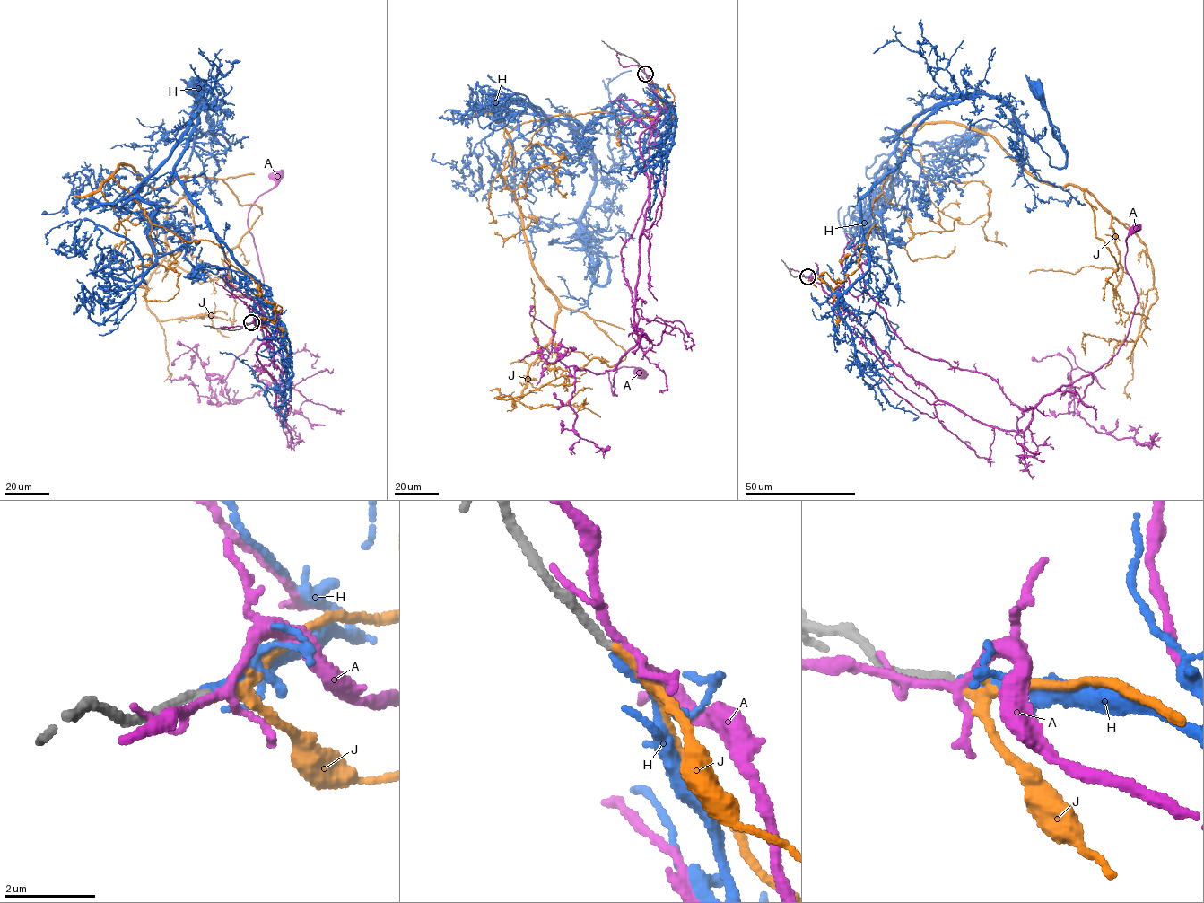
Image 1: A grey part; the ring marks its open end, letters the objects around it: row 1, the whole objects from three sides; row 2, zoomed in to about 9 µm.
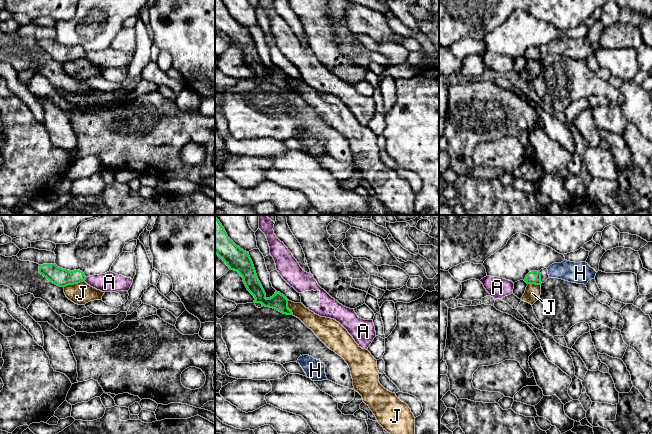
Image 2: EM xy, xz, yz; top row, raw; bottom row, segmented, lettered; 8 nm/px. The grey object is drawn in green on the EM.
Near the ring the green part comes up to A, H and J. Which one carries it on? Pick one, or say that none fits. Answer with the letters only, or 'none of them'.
H

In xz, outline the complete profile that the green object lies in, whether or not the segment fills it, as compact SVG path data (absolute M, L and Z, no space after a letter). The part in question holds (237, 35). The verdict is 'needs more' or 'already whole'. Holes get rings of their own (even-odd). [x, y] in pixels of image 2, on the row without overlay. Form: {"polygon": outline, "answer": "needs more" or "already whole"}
{"polygon": "M215 0L215 30L229 43L237 47L243 54L247 66L254 72L254 79L273 84L283 90L293 91L288 84L288 75L280 68L267 74L266 69L257 53L249 29L237 22L227 11L222 0Z", "answer": "already whole"}

